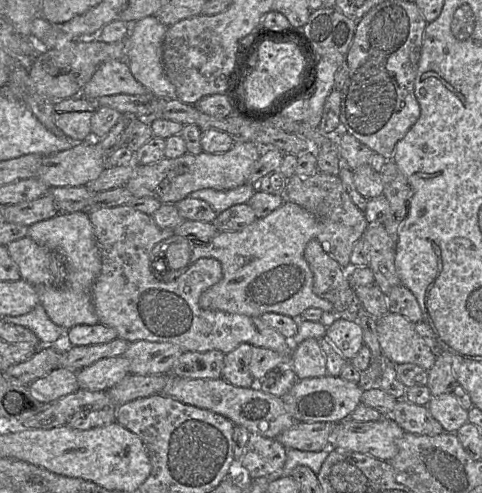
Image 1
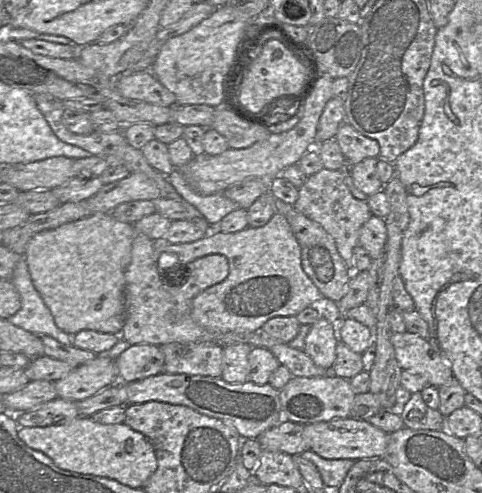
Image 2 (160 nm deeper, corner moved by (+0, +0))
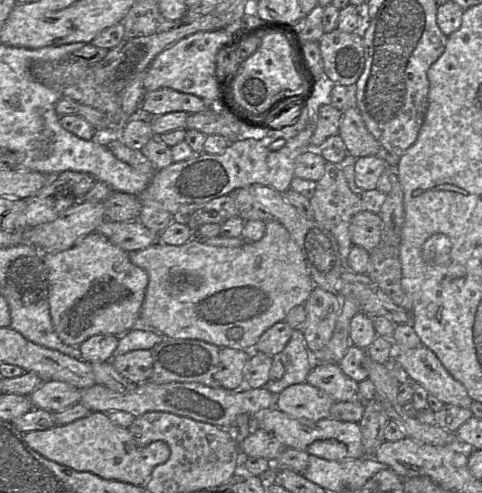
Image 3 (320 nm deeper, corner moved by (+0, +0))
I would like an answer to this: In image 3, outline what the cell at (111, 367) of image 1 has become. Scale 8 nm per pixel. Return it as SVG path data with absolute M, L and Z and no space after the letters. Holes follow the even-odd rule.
M44 381L30 395L34 408L51 413L65 409L80 401L81 389L62 381Z

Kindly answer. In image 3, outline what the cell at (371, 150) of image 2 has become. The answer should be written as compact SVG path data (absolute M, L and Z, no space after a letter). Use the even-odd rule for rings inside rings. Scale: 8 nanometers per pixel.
M349 105L342 111L338 135L353 157L382 156L382 146L367 130L355 105Z

